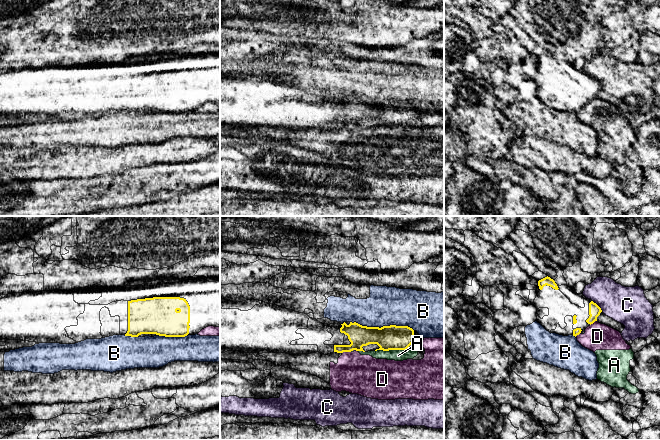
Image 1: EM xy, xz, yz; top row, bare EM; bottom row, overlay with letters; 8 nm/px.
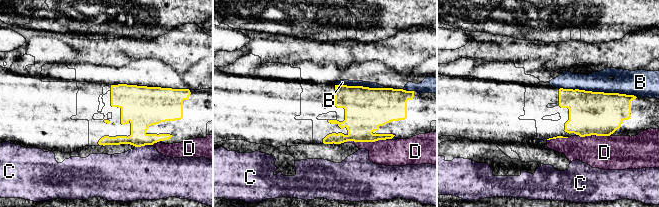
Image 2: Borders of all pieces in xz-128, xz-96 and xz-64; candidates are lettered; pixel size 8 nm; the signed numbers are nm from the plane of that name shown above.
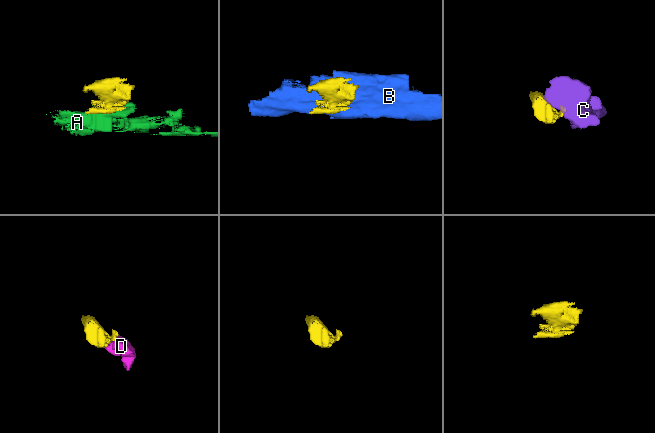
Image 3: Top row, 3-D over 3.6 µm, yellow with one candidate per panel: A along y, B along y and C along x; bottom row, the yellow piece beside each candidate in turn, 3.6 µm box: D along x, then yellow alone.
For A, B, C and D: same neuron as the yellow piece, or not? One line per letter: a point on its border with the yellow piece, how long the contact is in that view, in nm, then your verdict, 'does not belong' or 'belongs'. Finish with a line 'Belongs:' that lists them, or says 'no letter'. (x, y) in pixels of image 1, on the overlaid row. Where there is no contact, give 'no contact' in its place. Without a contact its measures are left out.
A: contact xz (390, 349); length 260 nm; does not belong
B: contact xz (382, 327); length 550 nm; does not belong
C: contact yz (598, 306); length 130 nm; does not belong
D: contact xz (346, 351); length 70 nm; does not belong
Belongs: no letter

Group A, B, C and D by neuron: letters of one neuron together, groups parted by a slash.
A D / B / C

